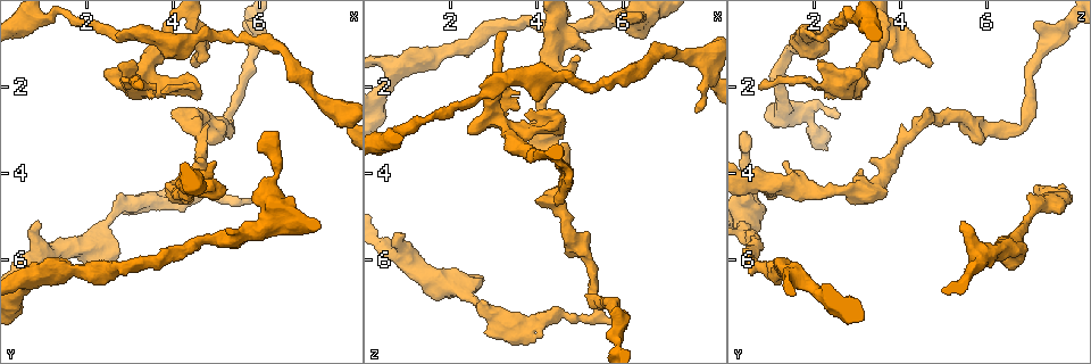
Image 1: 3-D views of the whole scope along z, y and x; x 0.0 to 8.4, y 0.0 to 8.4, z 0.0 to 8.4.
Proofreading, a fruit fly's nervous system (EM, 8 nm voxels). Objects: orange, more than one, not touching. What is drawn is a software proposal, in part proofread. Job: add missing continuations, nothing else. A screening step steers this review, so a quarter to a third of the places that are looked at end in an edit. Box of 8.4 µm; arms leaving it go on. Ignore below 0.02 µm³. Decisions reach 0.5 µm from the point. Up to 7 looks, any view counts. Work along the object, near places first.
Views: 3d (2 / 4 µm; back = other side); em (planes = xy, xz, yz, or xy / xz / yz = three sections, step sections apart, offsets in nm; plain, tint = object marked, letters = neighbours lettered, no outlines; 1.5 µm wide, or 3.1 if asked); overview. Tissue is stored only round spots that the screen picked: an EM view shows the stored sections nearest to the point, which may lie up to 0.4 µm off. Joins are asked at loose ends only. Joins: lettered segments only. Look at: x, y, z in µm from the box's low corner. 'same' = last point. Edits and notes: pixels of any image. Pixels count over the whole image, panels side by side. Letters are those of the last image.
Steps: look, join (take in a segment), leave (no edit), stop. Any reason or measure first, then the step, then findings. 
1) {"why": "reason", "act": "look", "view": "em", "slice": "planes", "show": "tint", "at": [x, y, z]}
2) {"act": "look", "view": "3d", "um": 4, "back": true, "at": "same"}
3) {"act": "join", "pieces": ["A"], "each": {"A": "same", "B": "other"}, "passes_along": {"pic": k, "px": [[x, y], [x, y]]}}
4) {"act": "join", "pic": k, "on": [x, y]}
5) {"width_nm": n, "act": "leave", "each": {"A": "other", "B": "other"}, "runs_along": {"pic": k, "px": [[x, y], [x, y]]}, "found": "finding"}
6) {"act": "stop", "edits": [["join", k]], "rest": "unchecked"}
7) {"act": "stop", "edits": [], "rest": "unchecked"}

{"why": "an open end", "act": "look", "view": "3d", "um": 4, "back": true, "at": [7.70, 2.65, 2.60]}

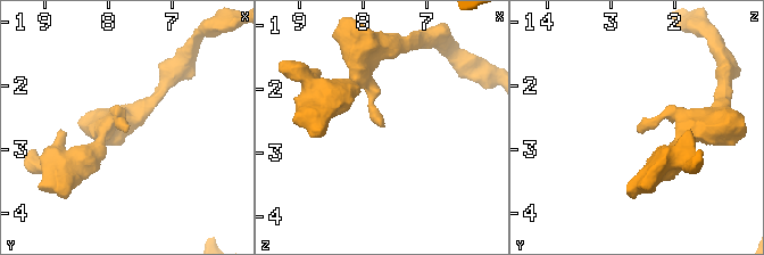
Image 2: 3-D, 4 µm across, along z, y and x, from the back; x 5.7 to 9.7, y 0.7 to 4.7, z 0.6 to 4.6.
{"act": "look", "view": "em", "slice": "planes", "show": "tint", "at": [7.70, 2.70, 2.60]}

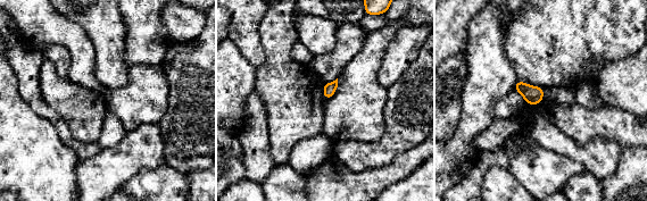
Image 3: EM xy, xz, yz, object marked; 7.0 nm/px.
{"why": "see the neighbours", "act": "look", "view": "em", "slice": "planes", "show": "letters", "at": "same"}

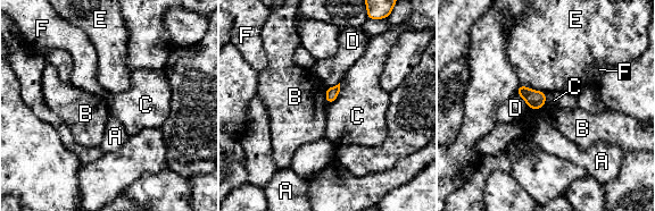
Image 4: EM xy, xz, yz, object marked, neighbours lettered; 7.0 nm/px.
{"act": "leave", "each": {"A": "other", "B": "other", "C": "other", "D": "other", "E": "other", "F": "other"}, "border": {"pic": 4, "px": [[340, 83], [338, 96], [329, 104]]}, "found": "none of them fits"}

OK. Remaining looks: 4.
{"why": "free end", "act": "look", "view": "em", "slice": "planes", "show": "letters", "at": [4.00, 2.60, 4.55]}

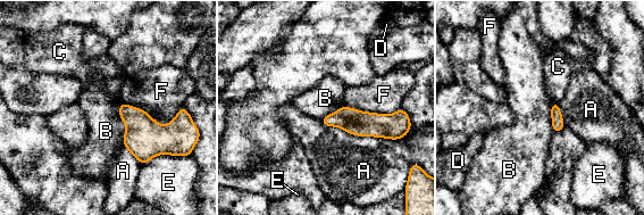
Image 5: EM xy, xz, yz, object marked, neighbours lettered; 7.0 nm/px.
{"longest_contact_nm": ["A", 600], "act": "leave", "each": {"A": "other", "B": "other", "C": "other", "D": "other", "E": "other", "F": "other"}, "found": "none of them fits"}

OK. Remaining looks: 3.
{"act": "look", "view": "3d", "um": 4, "at": [2.45, 1.80, 3.15]}

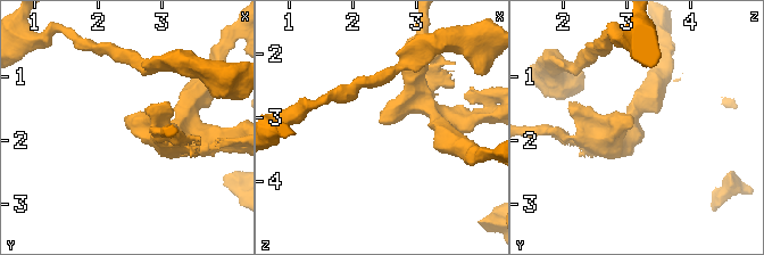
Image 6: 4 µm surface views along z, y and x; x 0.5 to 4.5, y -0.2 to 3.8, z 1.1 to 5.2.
{"act": "look", "view": "em", "slice": "planes", "show": "letters", "at": [2.45, 1.75, 3.10]}

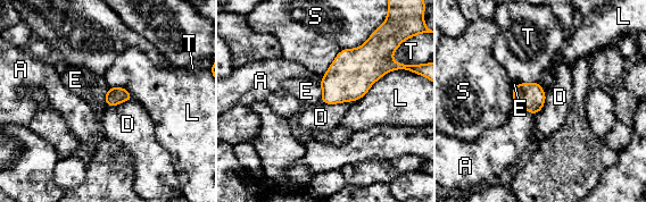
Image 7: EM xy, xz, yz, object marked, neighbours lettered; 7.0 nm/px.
{"act": "leave", "each": {"A": "other", "D": "other", "E": "other", "L": "other", "S": "other", "T": "other"}, "border": {"pic": 7, "px": [[354, 100], [336, 103], [321, 102]]}, "found": "no lettered segment goes on from it"}

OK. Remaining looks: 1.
{"act": "stop", "edits": [], "rest": "unchecked"}

